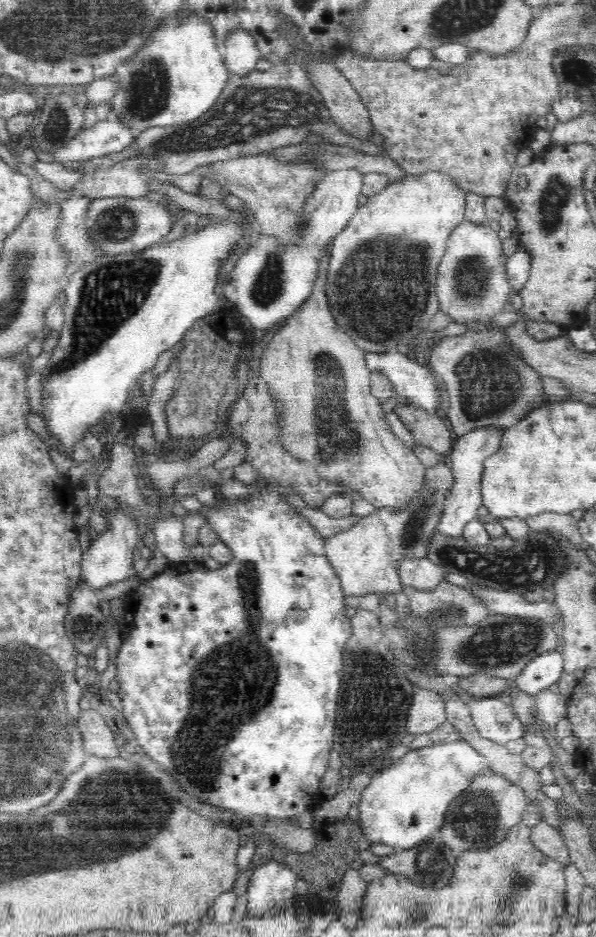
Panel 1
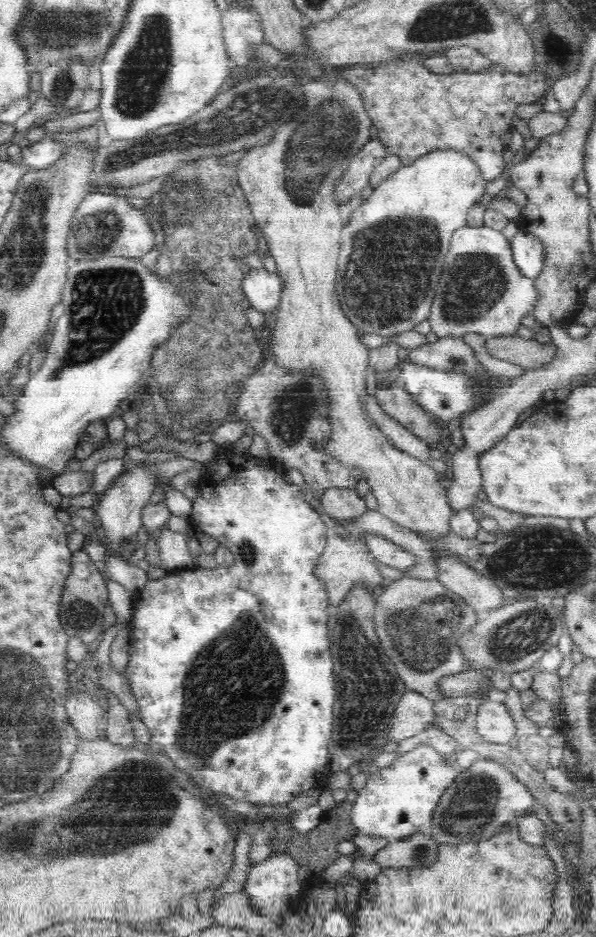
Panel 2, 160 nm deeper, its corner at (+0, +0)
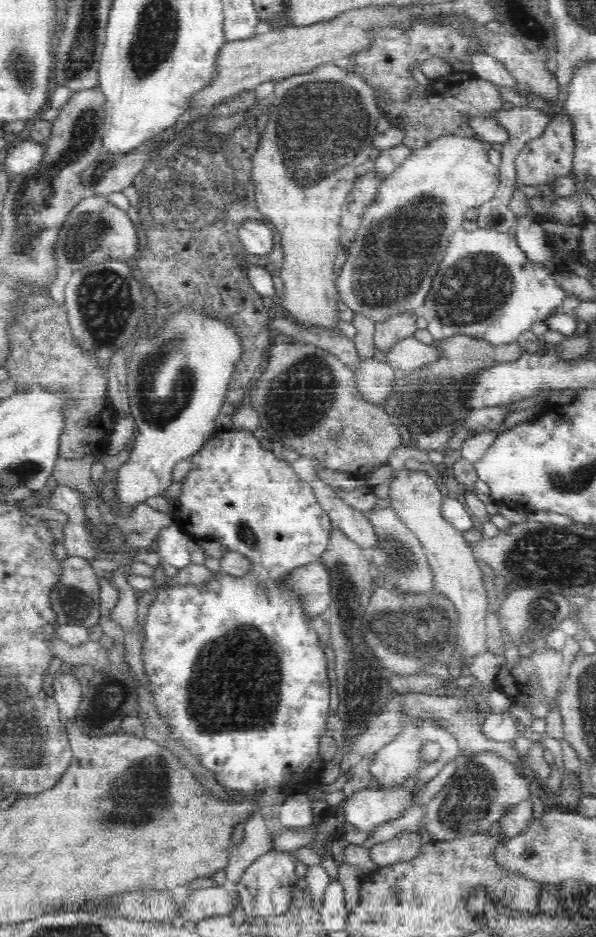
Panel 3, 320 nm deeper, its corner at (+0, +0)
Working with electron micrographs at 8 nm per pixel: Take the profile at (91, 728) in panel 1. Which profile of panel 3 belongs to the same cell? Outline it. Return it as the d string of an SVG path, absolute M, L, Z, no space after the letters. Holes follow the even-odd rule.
M73 675L58 676L52 691L61 710L61 718L68 723L77 723L78 709L83 695L83 686Z

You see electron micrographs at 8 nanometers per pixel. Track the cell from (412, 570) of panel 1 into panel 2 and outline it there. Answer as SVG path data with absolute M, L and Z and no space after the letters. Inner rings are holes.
M366 535L366 539L369 542L370 552L382 564L386 564L390 568L396 568L400 572L408 572L408 570L412 570L418 564L415 554L396 546L396 544L385 538Z

